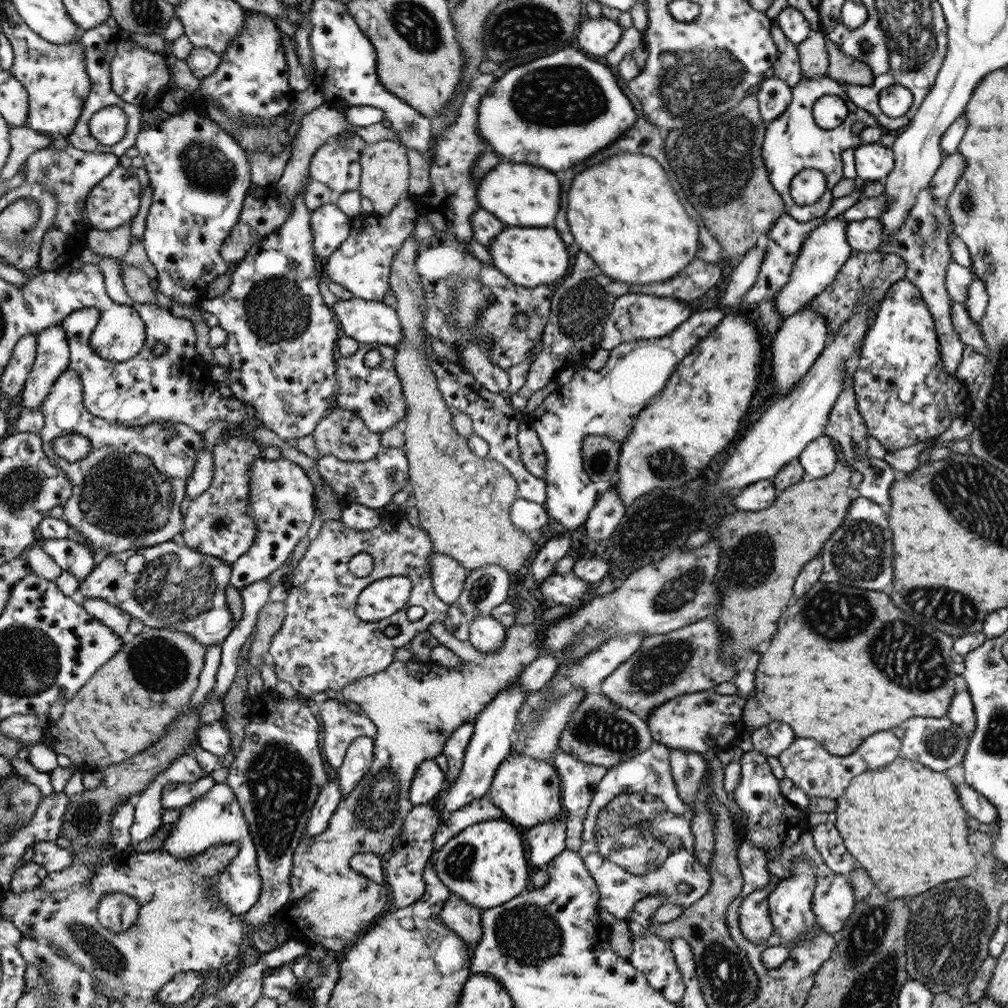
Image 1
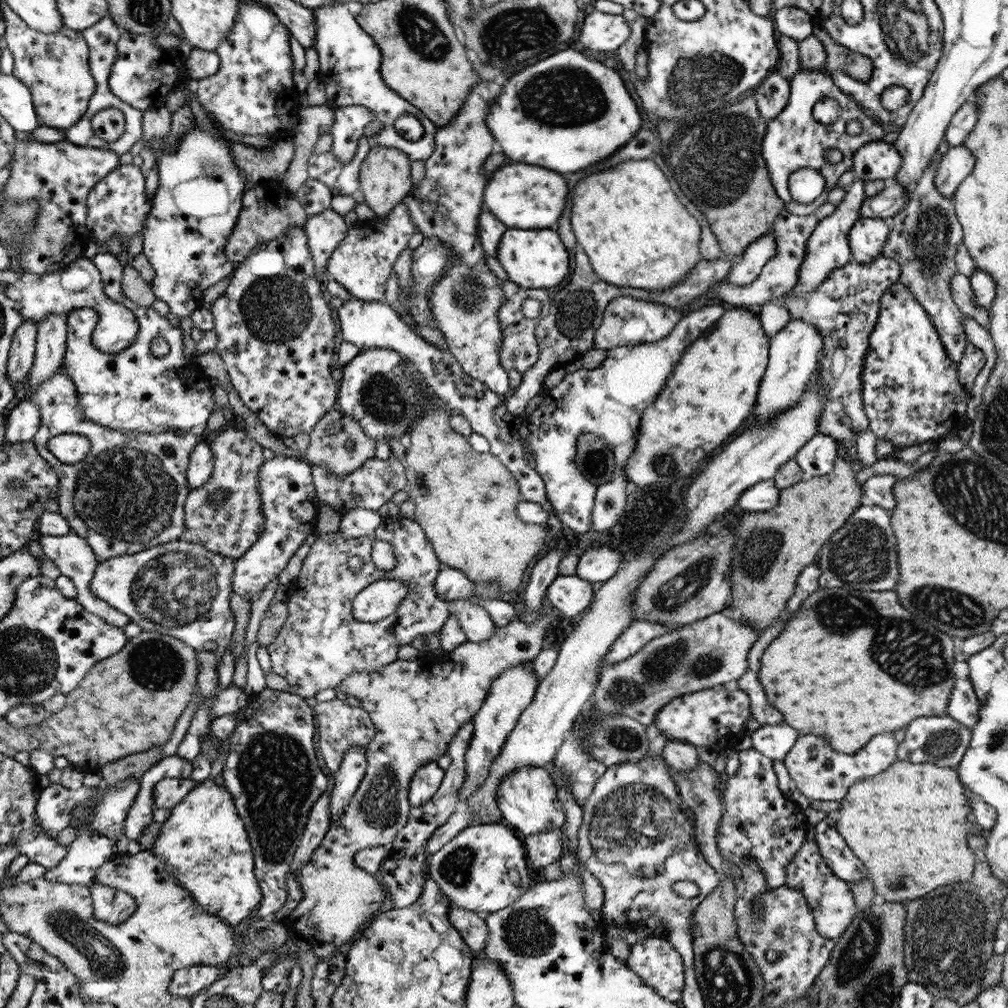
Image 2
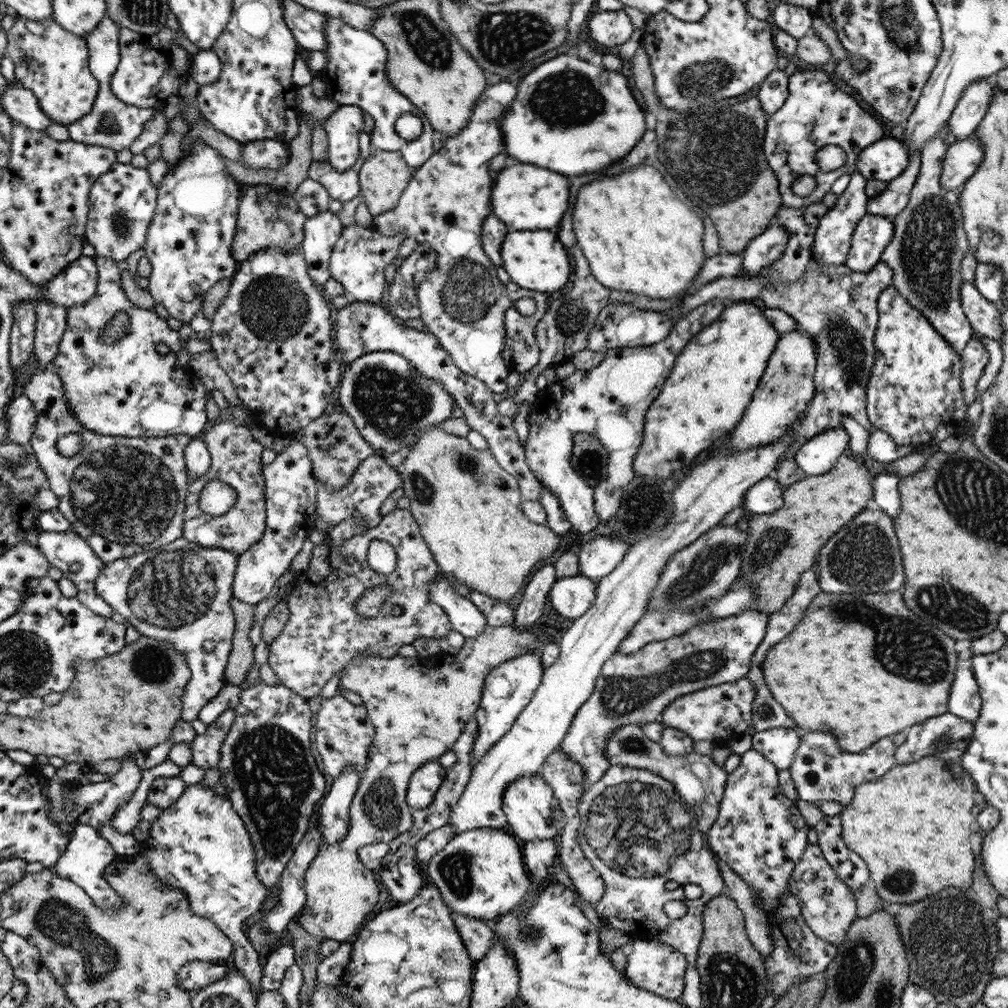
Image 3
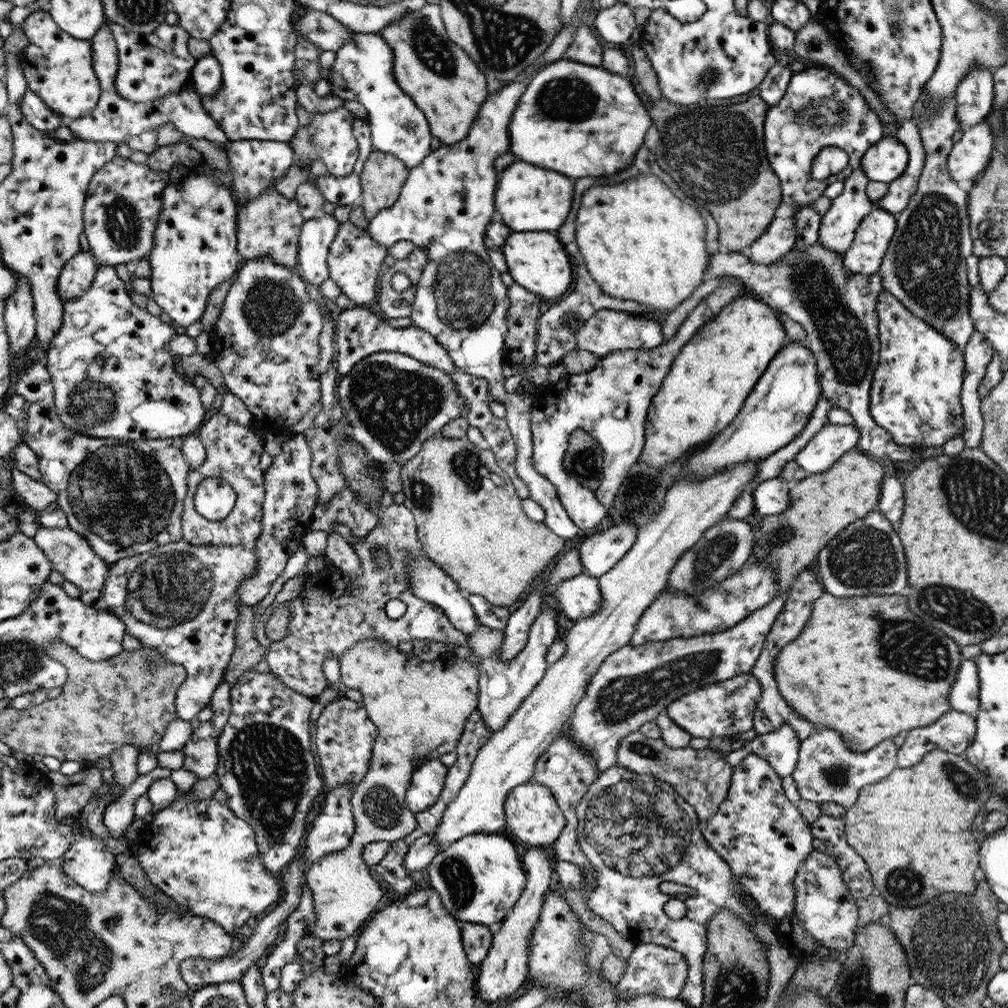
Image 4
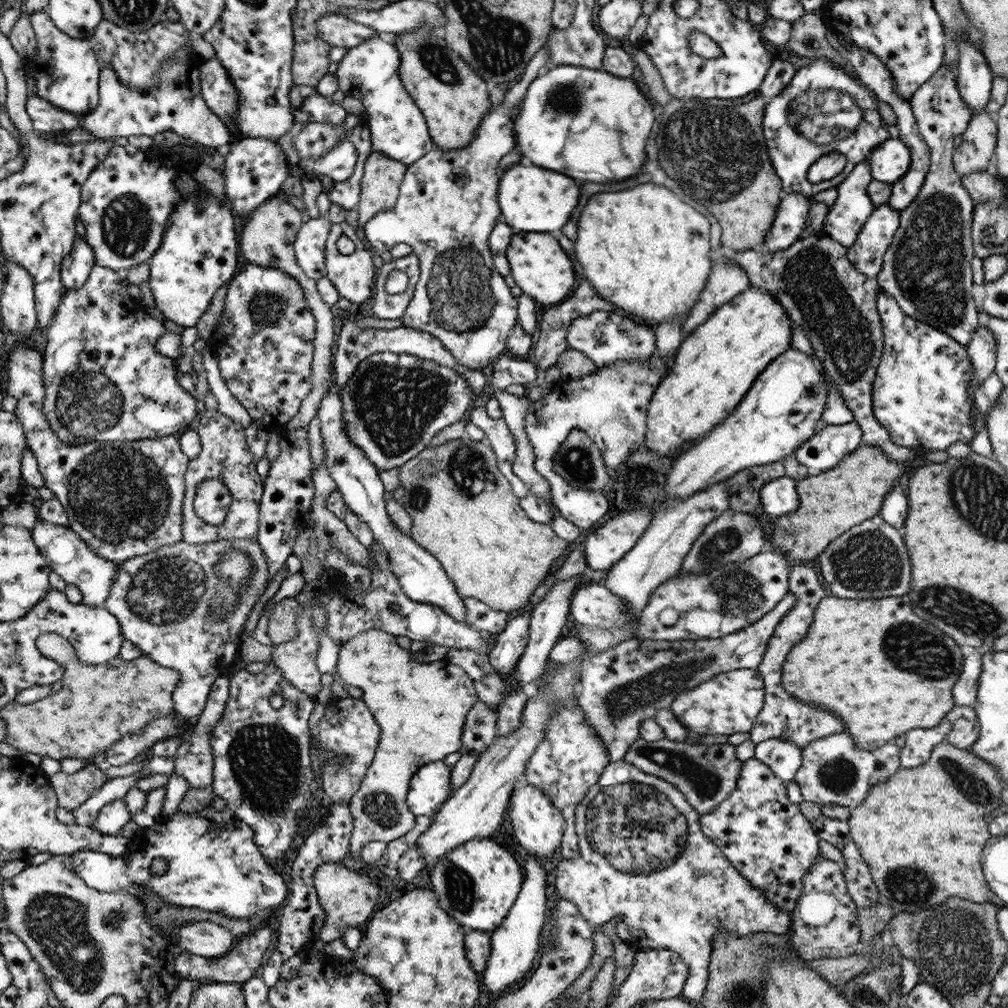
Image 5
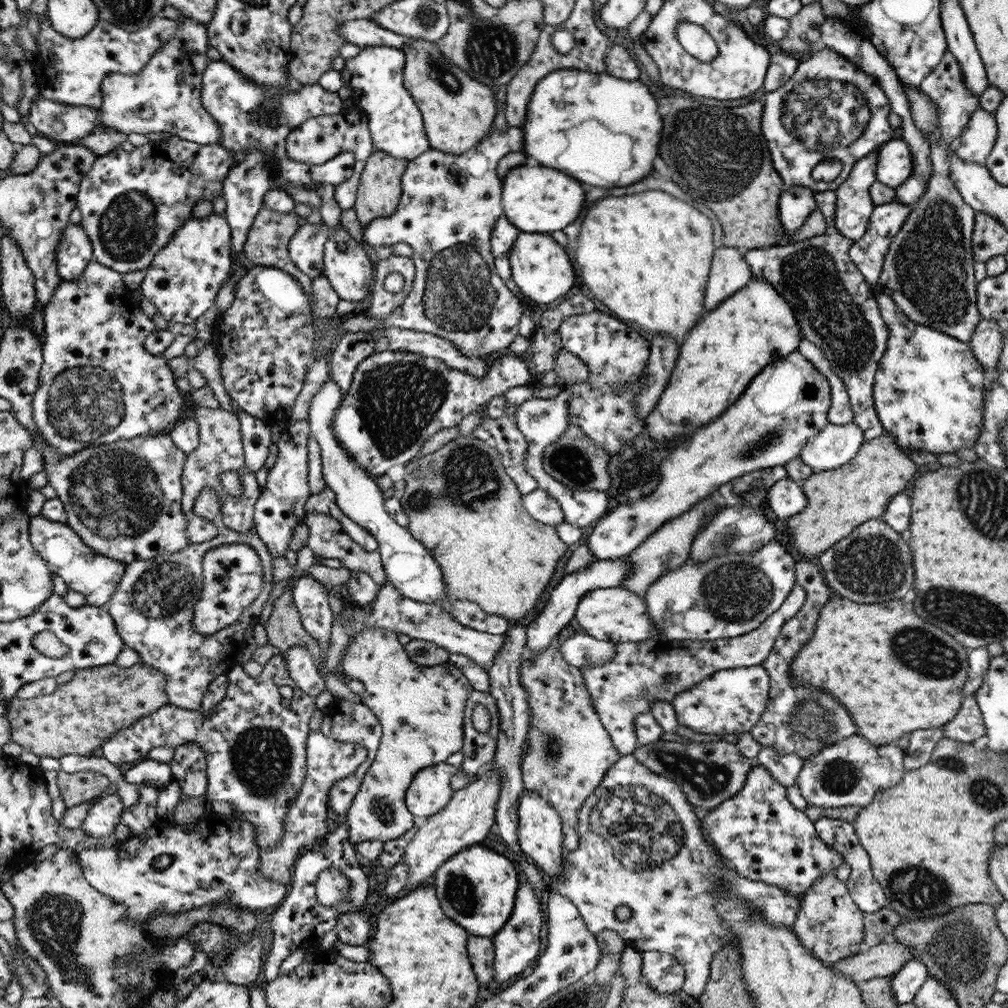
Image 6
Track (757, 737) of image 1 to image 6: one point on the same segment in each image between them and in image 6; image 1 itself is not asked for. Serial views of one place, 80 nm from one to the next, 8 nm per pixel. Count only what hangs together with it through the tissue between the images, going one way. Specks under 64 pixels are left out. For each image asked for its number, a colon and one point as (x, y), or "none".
2: (775, 741)
3: (779, 745)
4: (780, 748)
5: (784, 759)
6: (785, 769)

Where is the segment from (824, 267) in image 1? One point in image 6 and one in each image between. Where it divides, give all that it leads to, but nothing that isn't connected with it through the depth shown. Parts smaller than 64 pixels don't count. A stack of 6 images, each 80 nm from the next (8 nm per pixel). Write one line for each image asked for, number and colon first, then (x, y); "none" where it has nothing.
2: (828, 249)
3: (832, 240)
4: (837, 230)
5: (846, 217)
6: (854, 206)

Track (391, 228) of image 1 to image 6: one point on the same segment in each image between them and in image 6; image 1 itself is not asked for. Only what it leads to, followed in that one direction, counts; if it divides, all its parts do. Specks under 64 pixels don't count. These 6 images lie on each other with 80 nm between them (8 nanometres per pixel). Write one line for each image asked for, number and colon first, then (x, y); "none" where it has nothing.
2: (362, 263)
3: (359, 258)
4: (354, 262)
5: (353, 275)
6: (349, 271)

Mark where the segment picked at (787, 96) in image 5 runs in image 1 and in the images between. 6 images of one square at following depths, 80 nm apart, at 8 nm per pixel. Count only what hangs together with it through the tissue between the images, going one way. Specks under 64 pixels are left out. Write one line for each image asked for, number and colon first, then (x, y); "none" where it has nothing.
1: (793, 142)
2: (794, 139)
3: (817, 113)
4: (818, 110)

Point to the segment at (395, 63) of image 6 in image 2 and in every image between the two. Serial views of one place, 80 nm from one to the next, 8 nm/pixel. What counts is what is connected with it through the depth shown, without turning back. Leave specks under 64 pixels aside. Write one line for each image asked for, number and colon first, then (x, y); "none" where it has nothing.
2: (350, 61)
3: (355, 74)
4: (363, 70)
5: (369, 71)

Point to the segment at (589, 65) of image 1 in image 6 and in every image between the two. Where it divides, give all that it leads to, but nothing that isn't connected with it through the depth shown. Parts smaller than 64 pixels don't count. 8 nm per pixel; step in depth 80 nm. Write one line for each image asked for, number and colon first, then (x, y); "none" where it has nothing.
2: (566, 112)
3: (570, 115)
4: (579, 119)
5: (601, 122)
6: (598, 128)

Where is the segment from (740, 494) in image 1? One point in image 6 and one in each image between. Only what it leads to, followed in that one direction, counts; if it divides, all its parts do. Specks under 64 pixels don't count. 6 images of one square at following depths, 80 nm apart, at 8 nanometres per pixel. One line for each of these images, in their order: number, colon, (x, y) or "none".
2: (764, 496)
3: (766, 496)
4: (771, 497)
5: (778, 497)
6: (785, 497)

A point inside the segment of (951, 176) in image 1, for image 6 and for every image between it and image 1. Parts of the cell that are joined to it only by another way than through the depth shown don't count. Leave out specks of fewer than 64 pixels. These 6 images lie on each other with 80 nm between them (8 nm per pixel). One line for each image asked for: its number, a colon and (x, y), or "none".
2: (955, 165)
3: (963, 157)
4: (969, 156)
5: (979, 141)
6: (978, 139)

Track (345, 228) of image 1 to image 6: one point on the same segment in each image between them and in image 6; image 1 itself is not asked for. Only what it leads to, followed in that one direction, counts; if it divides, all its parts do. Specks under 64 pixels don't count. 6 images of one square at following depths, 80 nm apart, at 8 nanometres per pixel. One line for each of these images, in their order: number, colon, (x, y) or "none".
2: (326, 231)
3: (322, 232)
4: (315, 242)
5: (310, 246)
6: (307, 247)

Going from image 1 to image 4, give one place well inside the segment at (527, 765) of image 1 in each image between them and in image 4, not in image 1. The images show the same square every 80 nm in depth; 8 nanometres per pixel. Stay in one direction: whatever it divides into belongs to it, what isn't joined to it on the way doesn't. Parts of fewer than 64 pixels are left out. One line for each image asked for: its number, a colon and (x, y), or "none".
2: (528, 800)
3: (533, 811)
4: (534, 816)

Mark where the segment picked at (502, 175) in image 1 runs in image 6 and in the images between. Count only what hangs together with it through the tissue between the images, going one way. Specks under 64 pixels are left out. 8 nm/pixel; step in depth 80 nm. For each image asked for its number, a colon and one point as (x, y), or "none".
2: (524, 196)
3: (527, 198)
4: (530, 198)
5: (536, 200)
6: (536, 199)

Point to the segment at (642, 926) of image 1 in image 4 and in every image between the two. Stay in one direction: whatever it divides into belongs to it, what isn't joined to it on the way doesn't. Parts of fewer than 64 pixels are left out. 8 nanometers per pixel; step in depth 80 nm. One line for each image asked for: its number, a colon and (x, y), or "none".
2: (659, 964)
3: (655, 966)
4: (652, 969)

